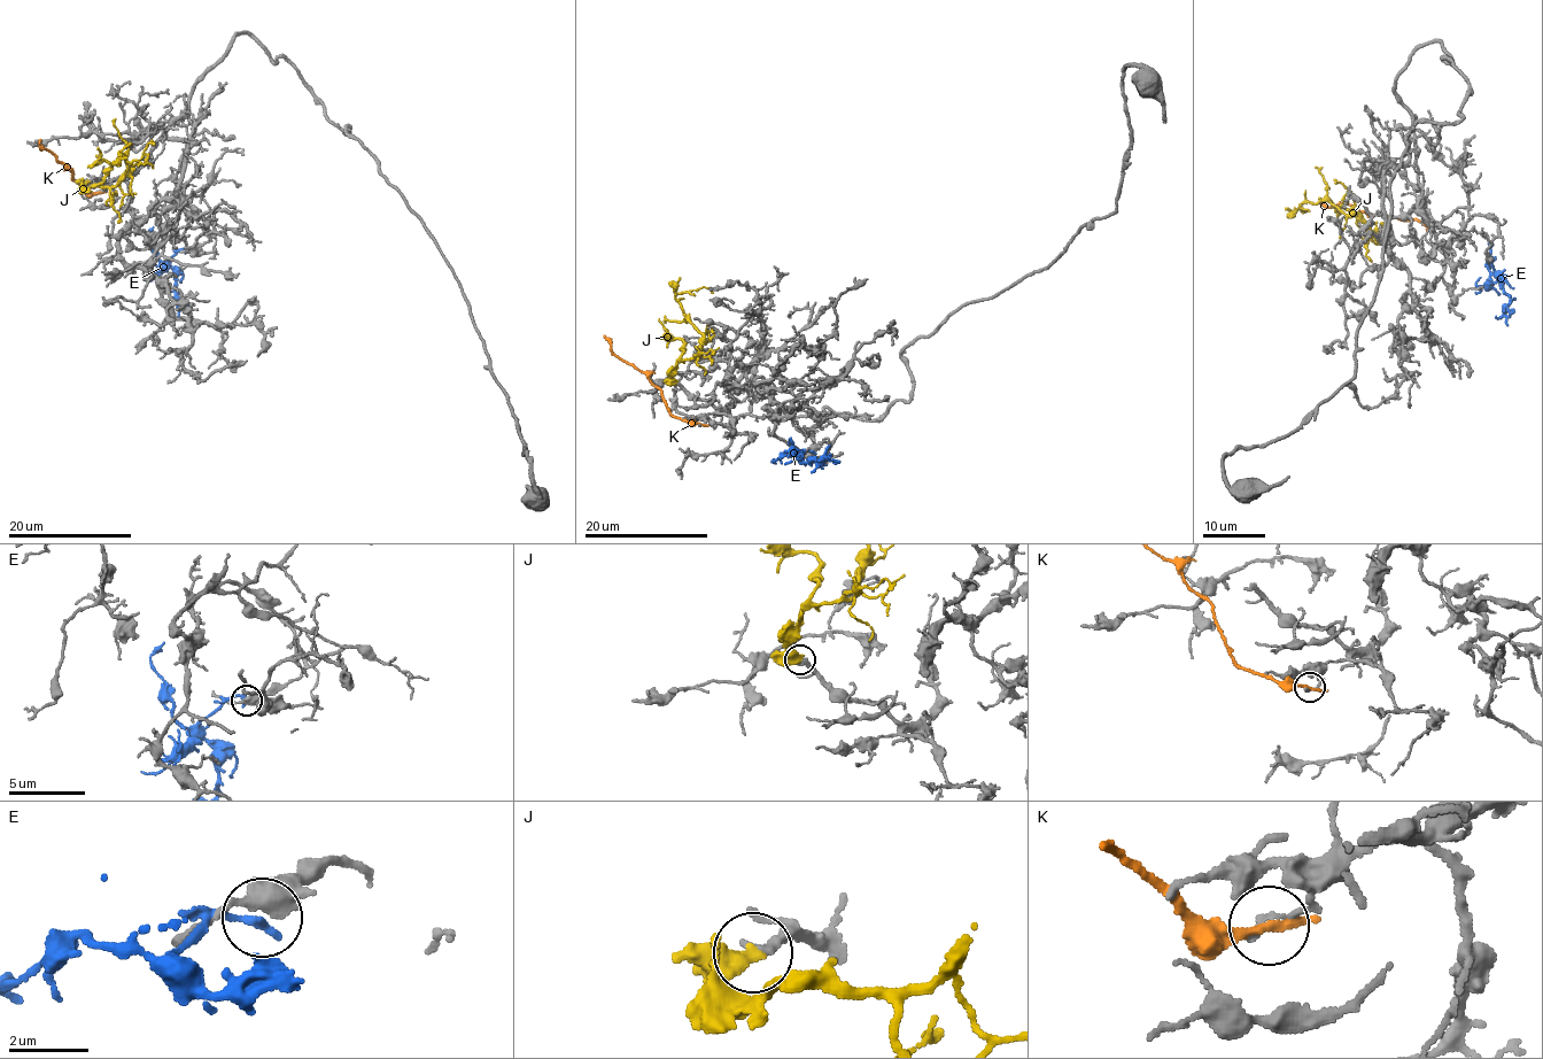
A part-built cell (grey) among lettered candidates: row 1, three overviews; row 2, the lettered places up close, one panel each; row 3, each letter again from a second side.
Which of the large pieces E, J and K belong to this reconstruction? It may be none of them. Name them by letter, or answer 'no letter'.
J

